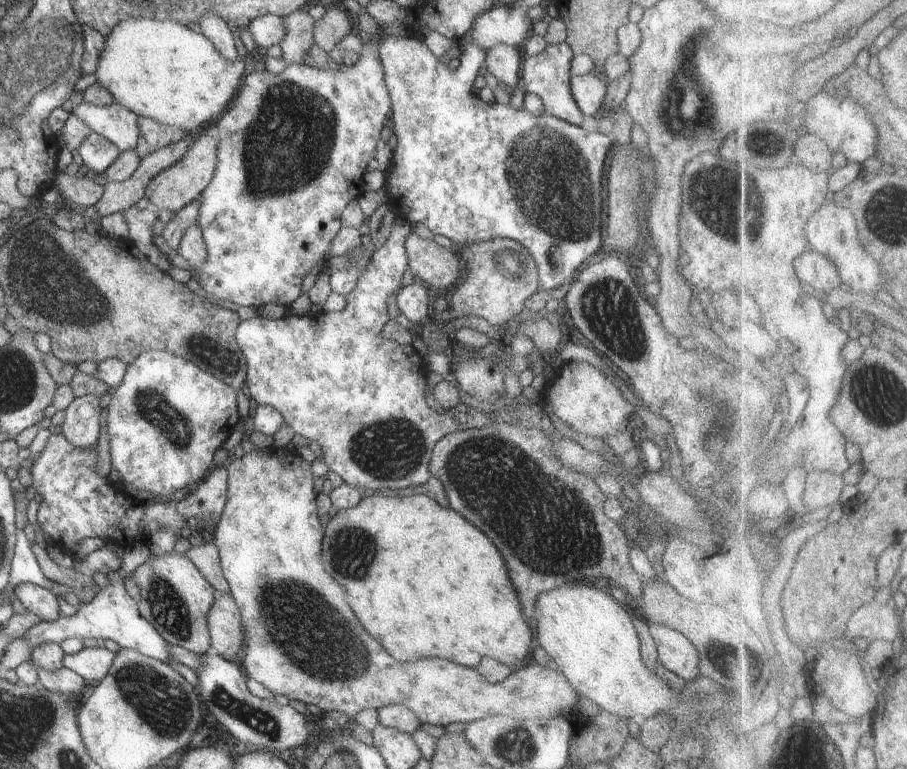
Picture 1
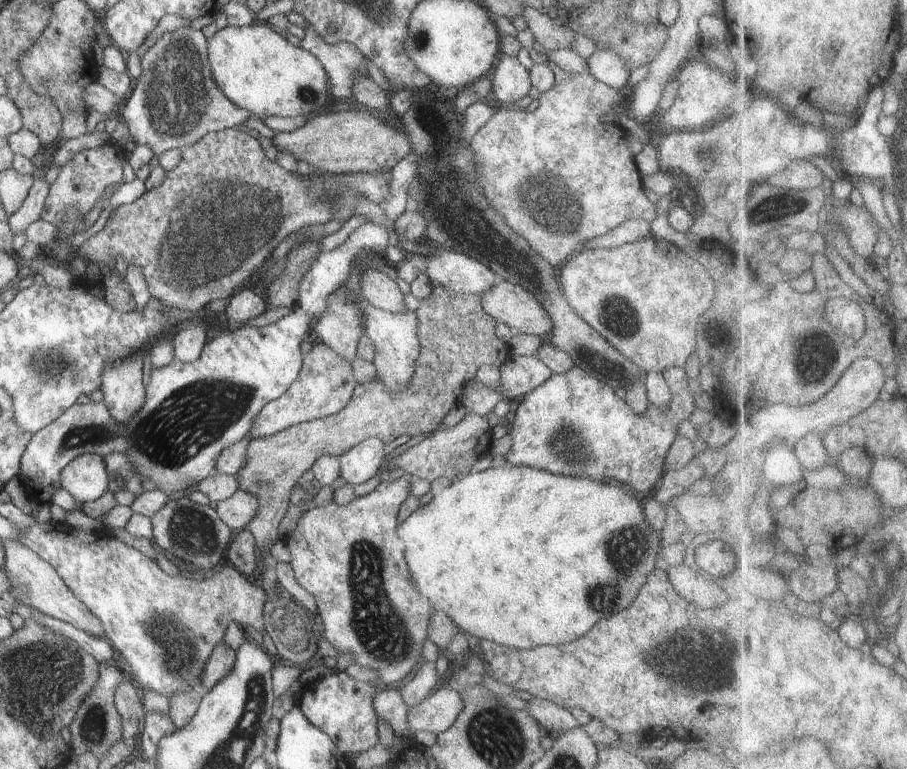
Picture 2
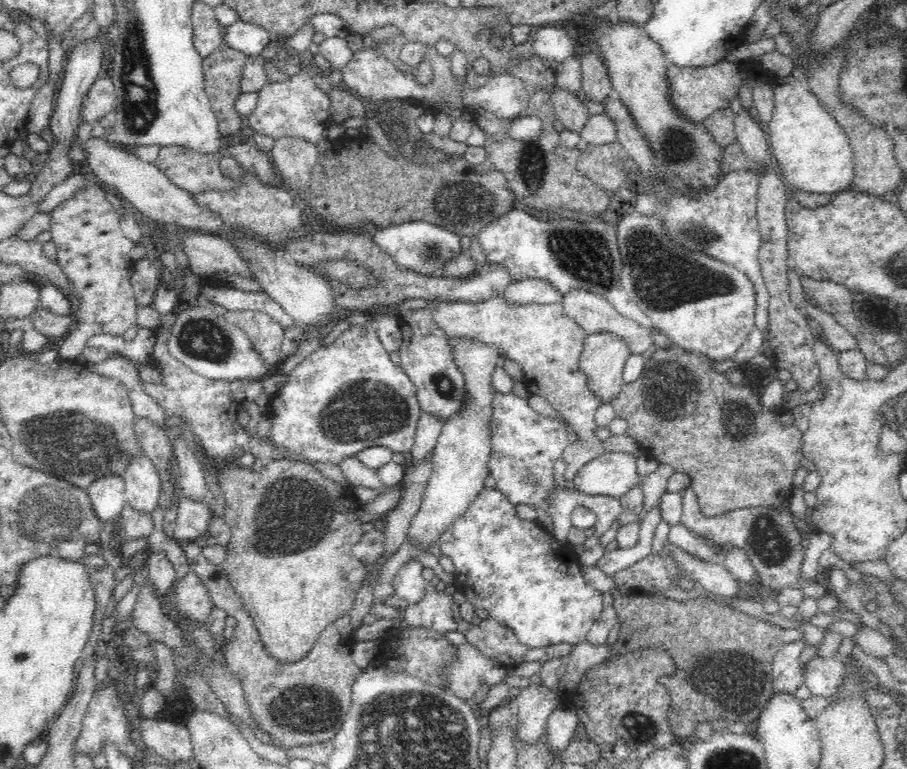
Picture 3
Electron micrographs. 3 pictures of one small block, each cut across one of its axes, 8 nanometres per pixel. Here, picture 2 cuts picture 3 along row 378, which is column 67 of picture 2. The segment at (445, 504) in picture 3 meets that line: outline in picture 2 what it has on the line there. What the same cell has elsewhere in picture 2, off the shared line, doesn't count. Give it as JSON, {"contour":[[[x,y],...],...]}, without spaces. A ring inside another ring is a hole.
{"contour":[[[82,454],[67,464],[60,474],[61,488],[76,501],[85,503],[98,500],[108,491],[109,478],[104,457]]]}

